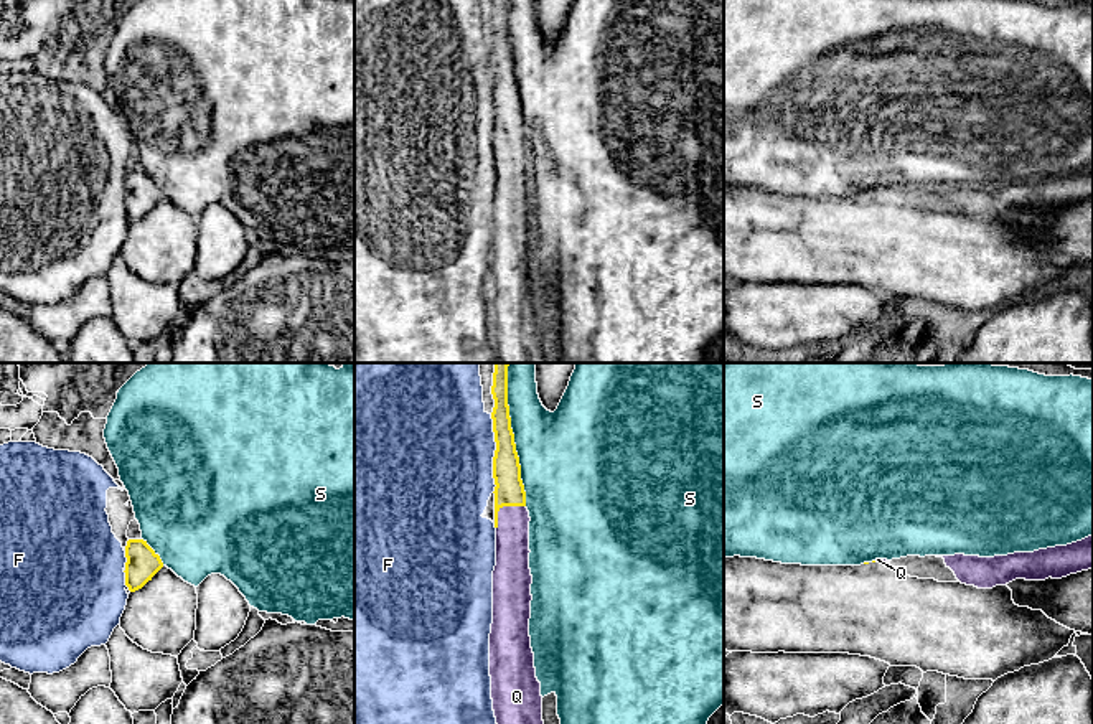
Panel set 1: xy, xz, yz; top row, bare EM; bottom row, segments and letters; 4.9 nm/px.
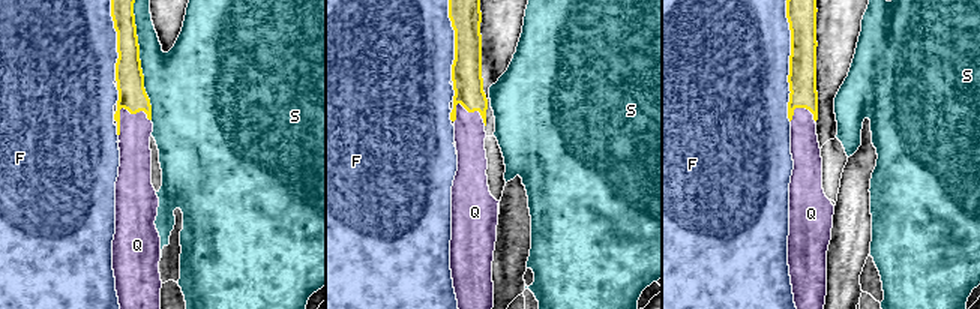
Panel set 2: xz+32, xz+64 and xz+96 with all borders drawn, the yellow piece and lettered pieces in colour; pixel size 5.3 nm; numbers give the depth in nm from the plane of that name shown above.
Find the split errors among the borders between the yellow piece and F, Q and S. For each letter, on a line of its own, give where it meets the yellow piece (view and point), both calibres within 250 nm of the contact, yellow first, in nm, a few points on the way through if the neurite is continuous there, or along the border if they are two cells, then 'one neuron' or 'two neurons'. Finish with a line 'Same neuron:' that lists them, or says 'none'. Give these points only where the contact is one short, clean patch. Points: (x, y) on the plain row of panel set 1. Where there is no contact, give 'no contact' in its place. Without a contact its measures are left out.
F: xz (495, 84) | 140/480 nm | two neurons
Q: xz (503, 136) | 140/160 nm | across xz (510, 122), (510, 129), (503, 136), (511, 145), (513, 182) | one neuron
S: xz (513, 68) | 140/420 nm | two neurons
Same neuron: Q

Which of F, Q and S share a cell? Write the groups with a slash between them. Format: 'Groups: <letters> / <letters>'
Groups: F / Q / S

